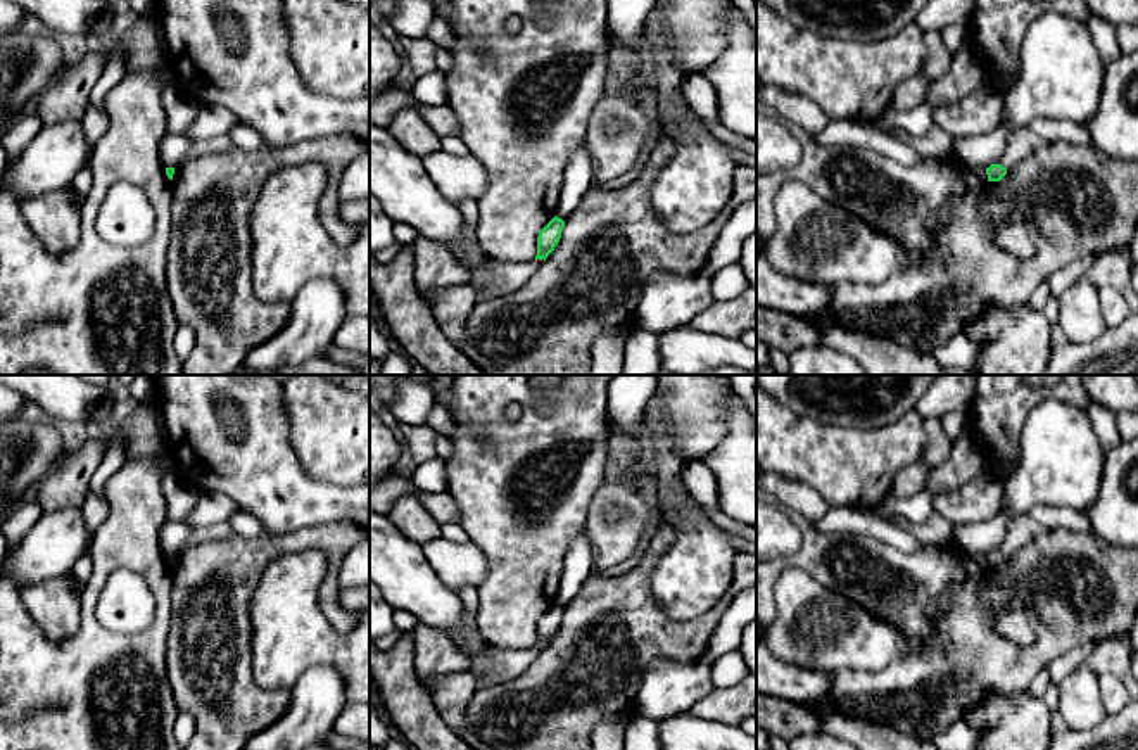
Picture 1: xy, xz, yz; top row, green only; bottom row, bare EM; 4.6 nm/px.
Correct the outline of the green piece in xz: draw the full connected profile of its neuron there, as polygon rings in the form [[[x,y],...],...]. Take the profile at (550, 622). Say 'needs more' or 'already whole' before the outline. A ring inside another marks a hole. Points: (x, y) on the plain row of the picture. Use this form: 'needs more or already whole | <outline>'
already whole | [[[554,603],[541,619],[537,624],[537,643],[535,646],[544,646],[554,638],[561,626],[561,619],[565,615],[565,608],[558,603]]]

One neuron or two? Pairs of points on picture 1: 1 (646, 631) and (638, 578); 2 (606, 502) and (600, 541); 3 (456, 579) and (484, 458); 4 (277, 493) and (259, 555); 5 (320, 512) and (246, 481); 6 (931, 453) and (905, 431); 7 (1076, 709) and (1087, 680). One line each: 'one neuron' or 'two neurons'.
1: one neuron
2: one neuron
3: two neurons
4: two neurons
5: one neuron
6: two neurons
7: one neuron

